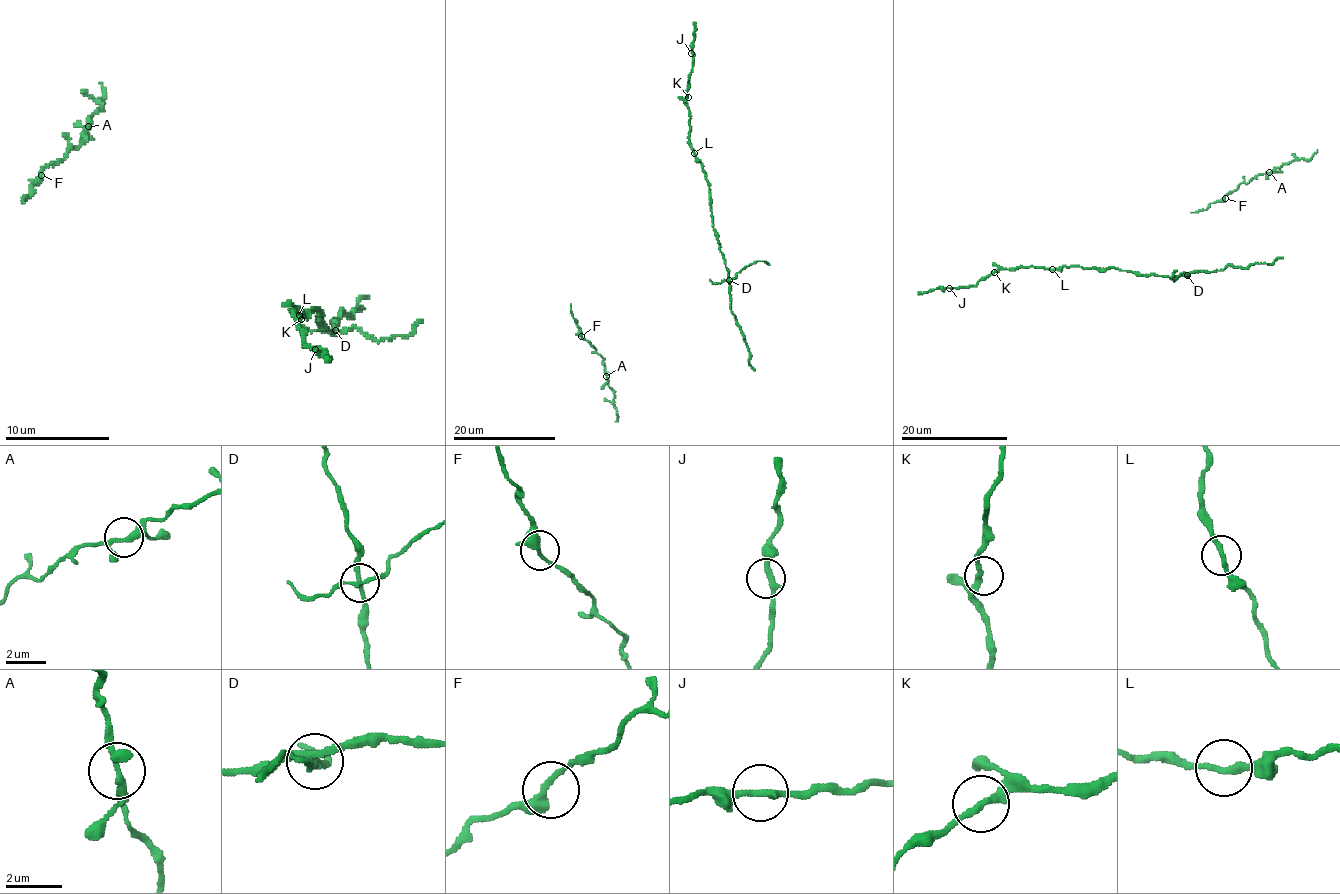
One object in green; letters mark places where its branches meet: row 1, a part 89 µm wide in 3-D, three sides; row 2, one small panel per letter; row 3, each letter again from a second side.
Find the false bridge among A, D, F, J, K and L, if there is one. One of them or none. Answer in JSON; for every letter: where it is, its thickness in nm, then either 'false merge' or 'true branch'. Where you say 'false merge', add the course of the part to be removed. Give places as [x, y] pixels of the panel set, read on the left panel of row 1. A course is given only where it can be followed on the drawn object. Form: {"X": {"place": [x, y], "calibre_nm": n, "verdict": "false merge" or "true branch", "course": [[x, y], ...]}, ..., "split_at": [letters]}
{"A": {"place": [88, 126], "calibre_nm": 220, "verdict": "true branch"}, "D": {"place": [335, 330], "calibre_nm": 220, "verdict": "true branch"}, "F": {"place": [41, 175], "calibre_nm": 240, "verdict": "true branch"}, "J": {"place": [315, 349], "calibre_nm": 240, "verdict": "true branch"}, "K": {"place": [301, 319], "calibre_nm": 240, "verdict": "true branch"}, "L": {"place": [299, 315], "calibre_nm": 240, "verdict": "true branch"}, "split_at": []}

